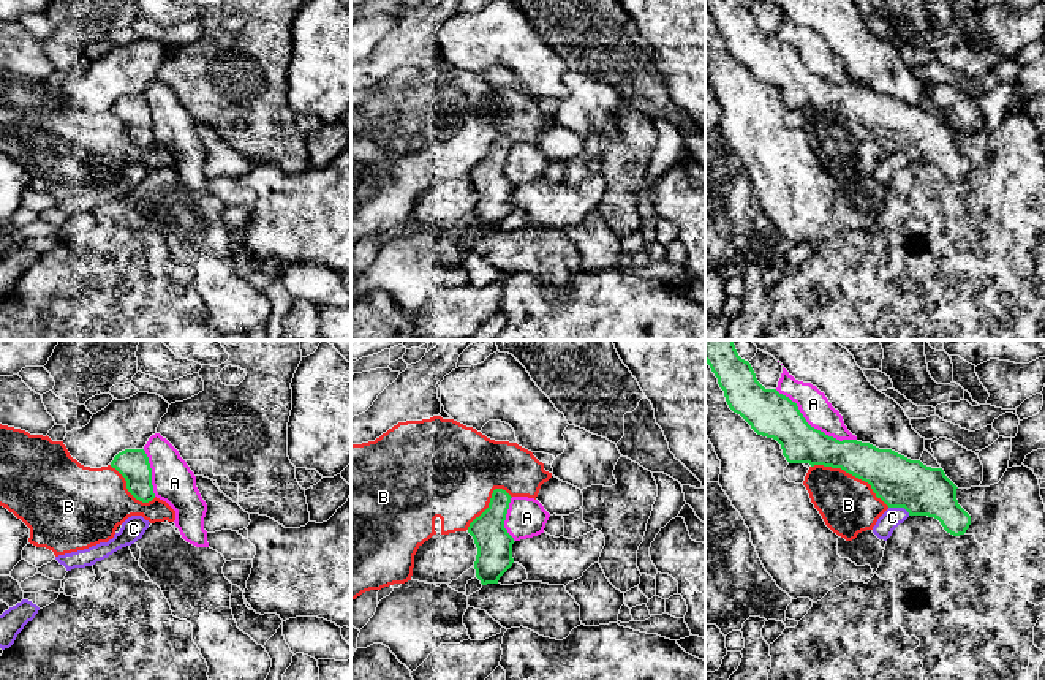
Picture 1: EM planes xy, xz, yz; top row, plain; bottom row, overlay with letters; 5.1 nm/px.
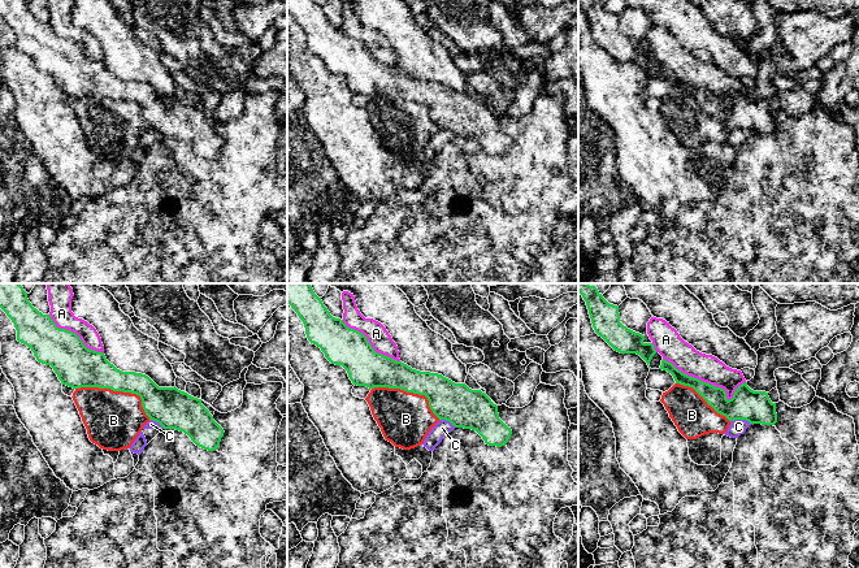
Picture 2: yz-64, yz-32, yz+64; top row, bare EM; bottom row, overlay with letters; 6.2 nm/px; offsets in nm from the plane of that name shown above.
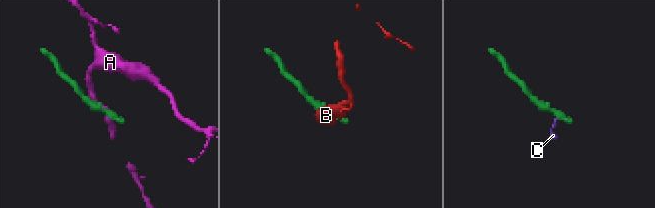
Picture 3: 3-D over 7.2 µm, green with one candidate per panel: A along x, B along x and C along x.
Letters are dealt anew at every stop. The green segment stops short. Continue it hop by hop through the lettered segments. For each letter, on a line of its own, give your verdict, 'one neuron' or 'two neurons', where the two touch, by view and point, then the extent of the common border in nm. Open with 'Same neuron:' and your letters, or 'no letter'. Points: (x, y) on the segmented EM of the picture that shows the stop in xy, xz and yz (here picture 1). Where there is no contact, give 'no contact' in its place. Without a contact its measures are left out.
Same neuron: no letter
A: two neurons; meets green in yz at (813, 427); contact 480 nm long
B: two neurons; meets green in yz at (852, 475); contact 460 nm long
C: two neurons; meets green in yz at (900, 506); contact 120 nm long

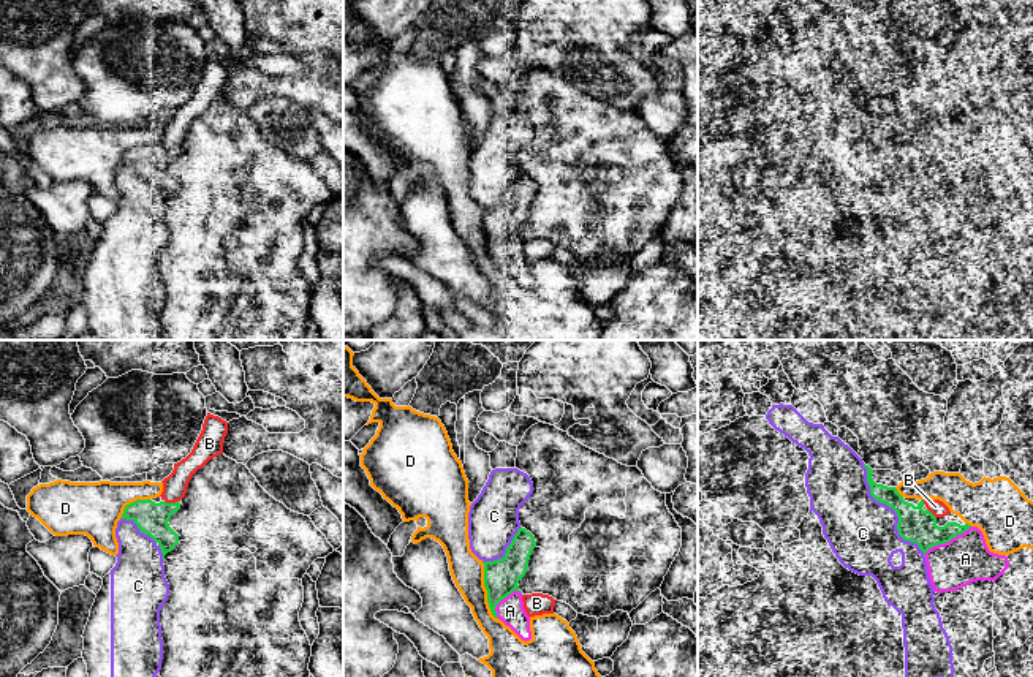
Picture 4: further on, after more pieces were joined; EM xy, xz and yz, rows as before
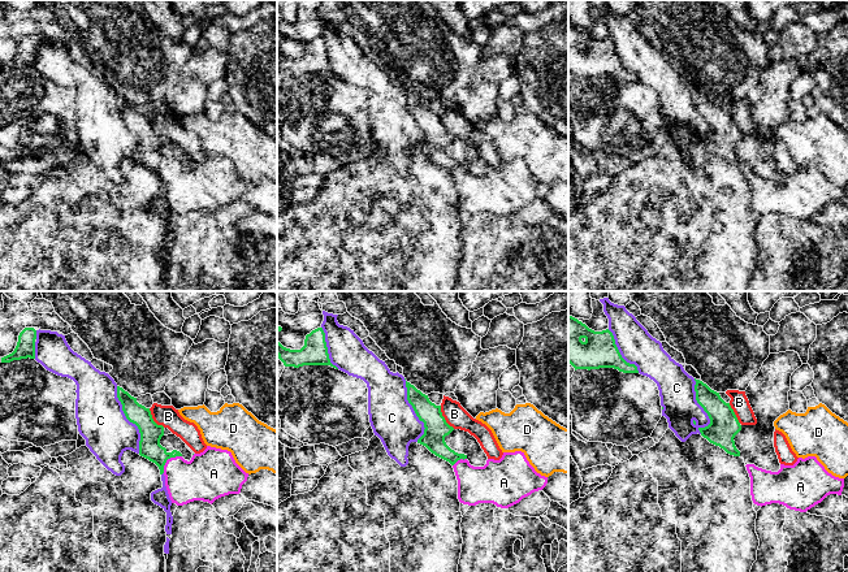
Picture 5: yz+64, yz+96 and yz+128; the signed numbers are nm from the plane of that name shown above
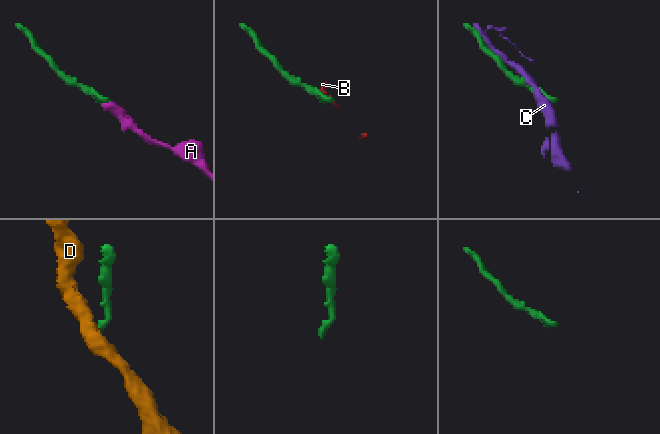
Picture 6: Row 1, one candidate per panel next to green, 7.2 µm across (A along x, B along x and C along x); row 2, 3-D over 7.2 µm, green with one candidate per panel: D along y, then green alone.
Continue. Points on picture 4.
Same neuron: A
A: one neuron; meets green in yz at (946, 541); contact 280 nm long
B: two neurons; meets green in xy at (171, 503); contact 70 nm long
C: two neurons; meets green in yz at (894, 510); contact 550 nm long
D: two neurons; meets green in xz at (486, 589); contact 300 nm long

